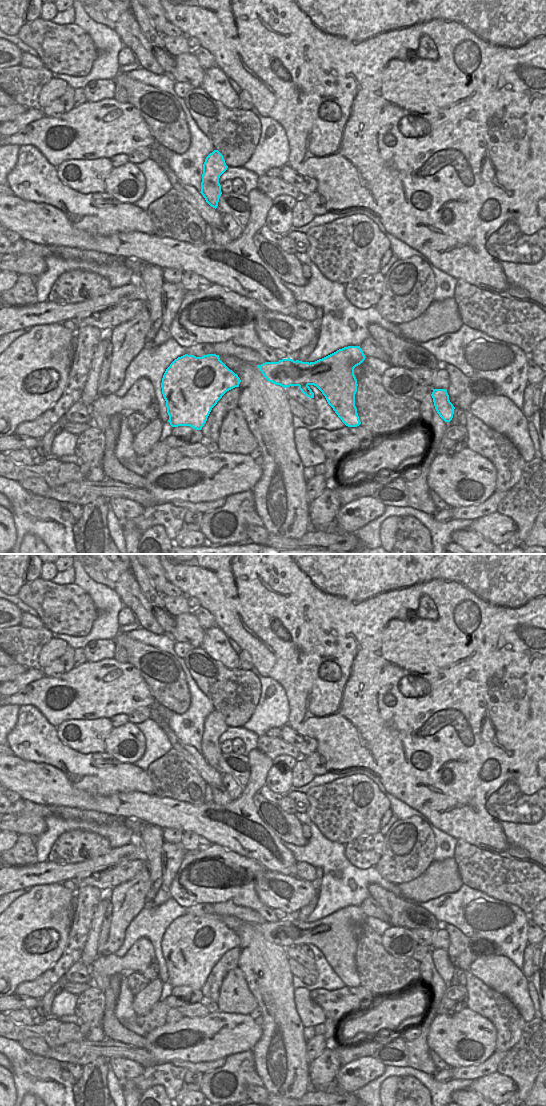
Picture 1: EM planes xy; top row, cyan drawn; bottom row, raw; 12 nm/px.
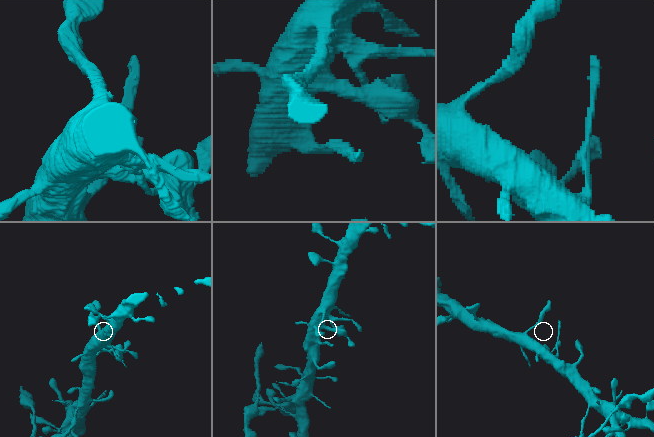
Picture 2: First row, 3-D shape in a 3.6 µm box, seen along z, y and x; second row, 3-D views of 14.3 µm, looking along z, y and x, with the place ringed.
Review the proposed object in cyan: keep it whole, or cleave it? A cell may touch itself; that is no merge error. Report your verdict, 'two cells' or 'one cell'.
two cells

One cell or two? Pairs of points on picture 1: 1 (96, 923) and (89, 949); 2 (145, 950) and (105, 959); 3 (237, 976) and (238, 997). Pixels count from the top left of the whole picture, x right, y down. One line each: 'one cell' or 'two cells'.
1: one cell
2: one cell
3: one cell

